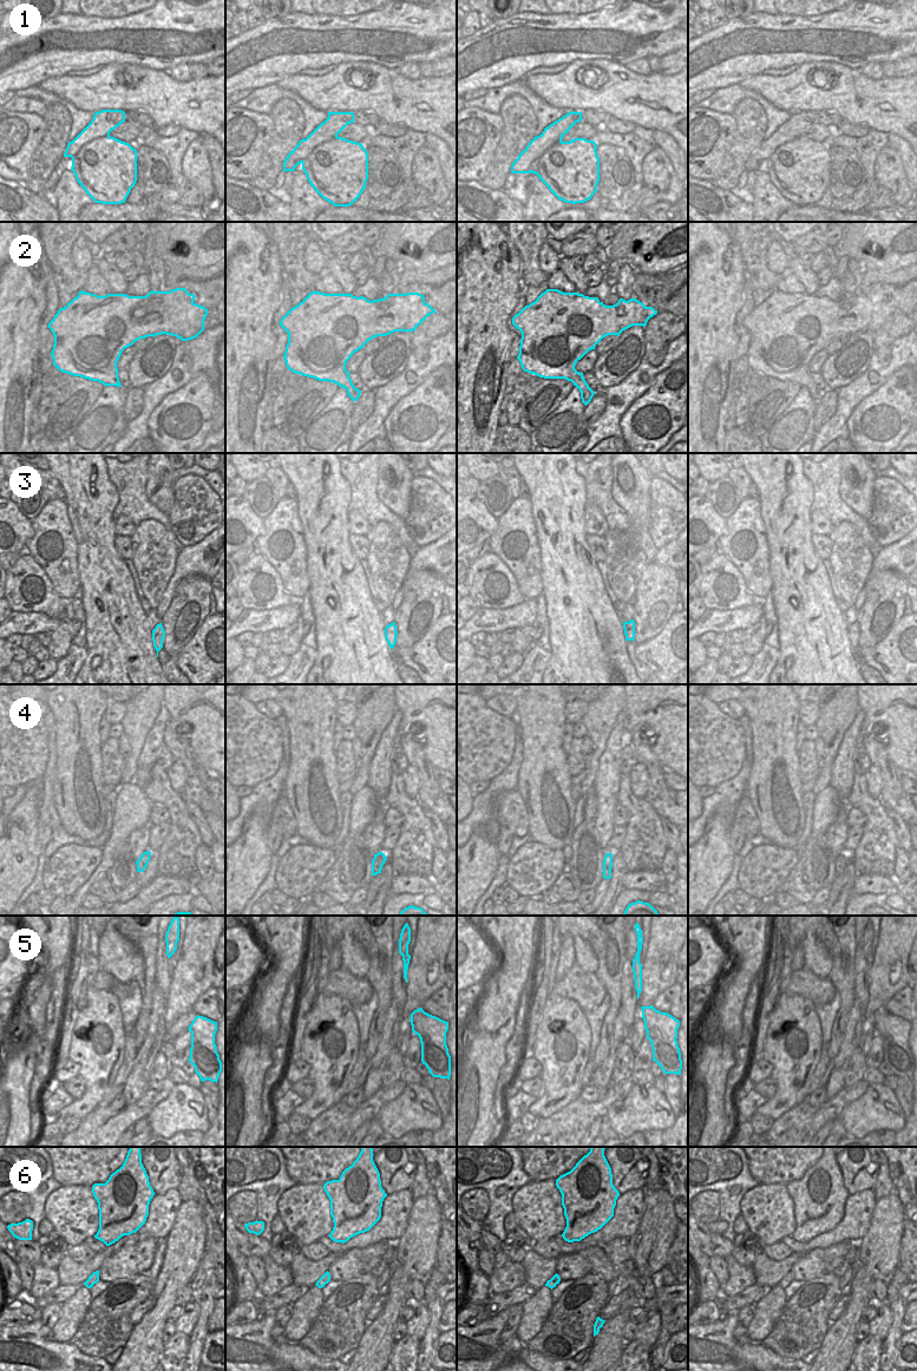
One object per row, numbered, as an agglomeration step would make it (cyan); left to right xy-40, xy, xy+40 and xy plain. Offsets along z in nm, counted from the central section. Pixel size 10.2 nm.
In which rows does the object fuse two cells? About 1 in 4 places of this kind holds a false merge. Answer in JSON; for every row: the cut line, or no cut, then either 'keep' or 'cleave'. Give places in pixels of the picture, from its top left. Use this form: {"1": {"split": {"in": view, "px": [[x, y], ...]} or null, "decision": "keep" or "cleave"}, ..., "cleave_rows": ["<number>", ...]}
{"1": {"split": null, "decision": "keep"}, "2": {"split": null, "decision": "keep"}, "3": {"split": null, "decision": "keep"}, "4": {"split": null, "decision": "keep"}, "5": {"split": {"in": "xy", "px": [[408, 955], [404, 960]]}, "decision": "cleave"}, "6": {"split": null, "decision": "keep"}, "cleave_rows": ["5"]}

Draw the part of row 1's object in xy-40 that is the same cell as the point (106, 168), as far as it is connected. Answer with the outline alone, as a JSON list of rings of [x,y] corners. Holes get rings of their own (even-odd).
[[[122,110],[96,112],[91,123],[68,142],[64,157],[72,158],[71,170],[86,193],[101,204],[125,203],[137,182],[137,150],[129,143],[110,136],[110,132],[125,122]]]

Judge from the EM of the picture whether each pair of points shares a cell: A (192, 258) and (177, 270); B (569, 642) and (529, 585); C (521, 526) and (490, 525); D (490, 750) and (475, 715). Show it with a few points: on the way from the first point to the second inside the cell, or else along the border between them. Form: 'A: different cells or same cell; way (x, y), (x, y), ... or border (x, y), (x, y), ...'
A: different cells; border (165, 260), (187, 267), (211, 266)
B: different cells; border (539, 566), (542, 594)
C: different cells; border (497, 518), (497, 530), (488, 539)
D: same cell; way (486, 742), (475, 730), (475, 723)

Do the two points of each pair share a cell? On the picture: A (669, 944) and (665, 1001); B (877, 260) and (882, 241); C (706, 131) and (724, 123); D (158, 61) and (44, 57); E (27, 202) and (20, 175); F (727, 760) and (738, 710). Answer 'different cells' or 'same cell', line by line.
A: different cells
B: same cell
C: same cell
D: same cell
E: different cells
F: different cells

